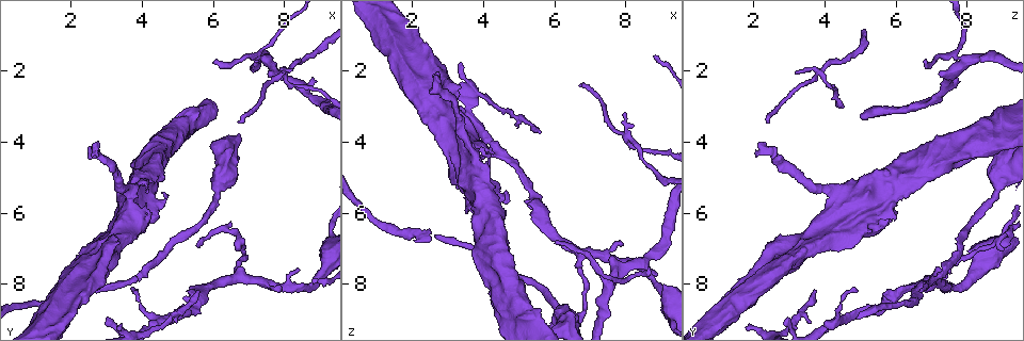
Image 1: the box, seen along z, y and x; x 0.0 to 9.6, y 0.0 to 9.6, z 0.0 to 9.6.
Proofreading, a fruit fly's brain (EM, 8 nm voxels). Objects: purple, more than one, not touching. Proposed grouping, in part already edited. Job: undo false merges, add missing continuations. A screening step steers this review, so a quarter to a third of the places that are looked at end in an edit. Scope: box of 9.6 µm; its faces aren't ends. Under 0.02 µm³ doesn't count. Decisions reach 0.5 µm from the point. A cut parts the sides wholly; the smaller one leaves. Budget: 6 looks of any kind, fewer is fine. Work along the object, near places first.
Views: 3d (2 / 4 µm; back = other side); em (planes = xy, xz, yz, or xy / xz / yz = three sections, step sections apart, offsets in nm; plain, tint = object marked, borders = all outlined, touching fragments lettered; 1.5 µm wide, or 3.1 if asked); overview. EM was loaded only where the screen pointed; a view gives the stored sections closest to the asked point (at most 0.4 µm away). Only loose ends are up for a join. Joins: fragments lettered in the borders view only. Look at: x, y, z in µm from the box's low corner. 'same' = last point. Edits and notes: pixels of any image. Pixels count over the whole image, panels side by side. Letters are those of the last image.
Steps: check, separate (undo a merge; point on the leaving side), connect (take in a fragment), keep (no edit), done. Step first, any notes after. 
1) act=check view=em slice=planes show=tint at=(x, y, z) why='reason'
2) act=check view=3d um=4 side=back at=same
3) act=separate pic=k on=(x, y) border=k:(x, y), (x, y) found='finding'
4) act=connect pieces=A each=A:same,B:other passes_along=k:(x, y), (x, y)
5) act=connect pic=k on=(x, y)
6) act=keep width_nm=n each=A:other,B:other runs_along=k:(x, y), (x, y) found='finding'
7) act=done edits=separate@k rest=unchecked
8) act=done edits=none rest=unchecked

act=check view=em slice=planes show=tint at=(7.55, 1.65, 8.00) why='four arms meet'

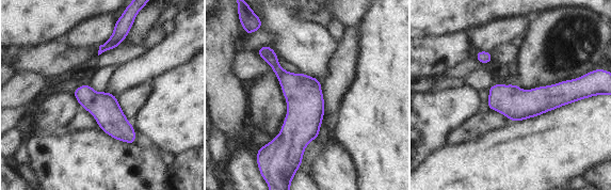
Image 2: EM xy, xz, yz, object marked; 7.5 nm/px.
act=check view=em slice=planes show=borders at=same why='what lies round it'

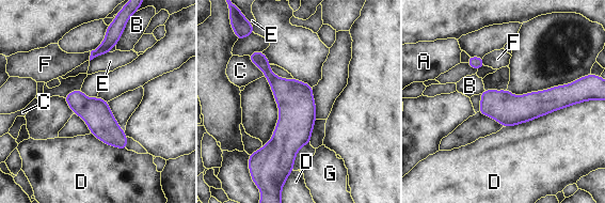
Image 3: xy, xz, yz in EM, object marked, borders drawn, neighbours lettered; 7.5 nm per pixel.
act=keep width_nm=220 each=A:other,B:other,C:other,D:other,E:other,F:other,G:other runs_along=3:(257, 53), (287, 93), (287, 165) found='all the same neuron'

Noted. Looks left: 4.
act=check view=3d um=4 at=(5.65, 8.25, 3.75) why='long arm stops here'

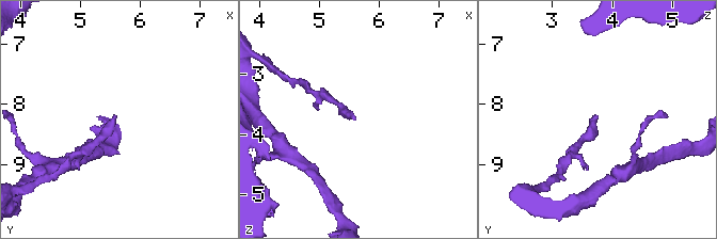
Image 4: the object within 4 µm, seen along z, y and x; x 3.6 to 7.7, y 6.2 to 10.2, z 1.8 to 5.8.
act=check view=em slice=xy step=8 show=borders at=(5.60, 8.20, 3.75) why='shape alone is not enough'

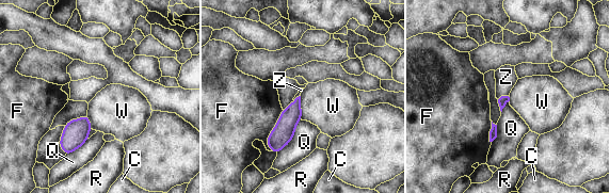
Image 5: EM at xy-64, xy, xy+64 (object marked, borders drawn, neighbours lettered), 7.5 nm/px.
act=check view=em slice=planes show=borders at=same

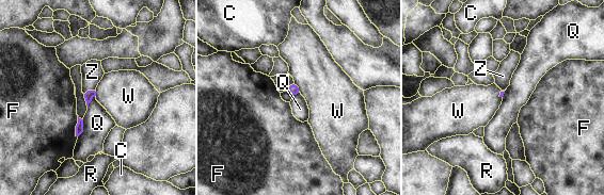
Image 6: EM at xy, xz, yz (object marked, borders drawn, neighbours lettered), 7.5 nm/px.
act=connect pieces=Z longest_contact=F:160nm each=C:other,F:other,Q:other,R:other,W:other,Z:same found='the neuron continues'

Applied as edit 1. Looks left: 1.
act=done edits=connect@6 rest=unchecked

